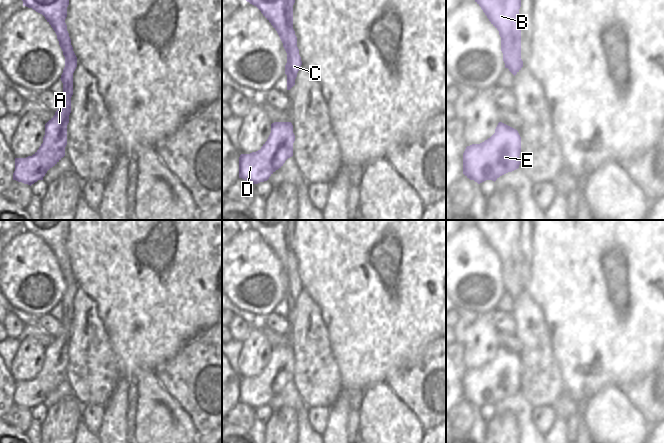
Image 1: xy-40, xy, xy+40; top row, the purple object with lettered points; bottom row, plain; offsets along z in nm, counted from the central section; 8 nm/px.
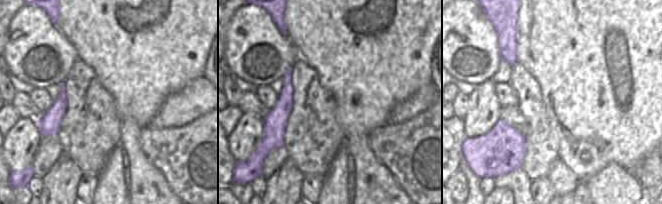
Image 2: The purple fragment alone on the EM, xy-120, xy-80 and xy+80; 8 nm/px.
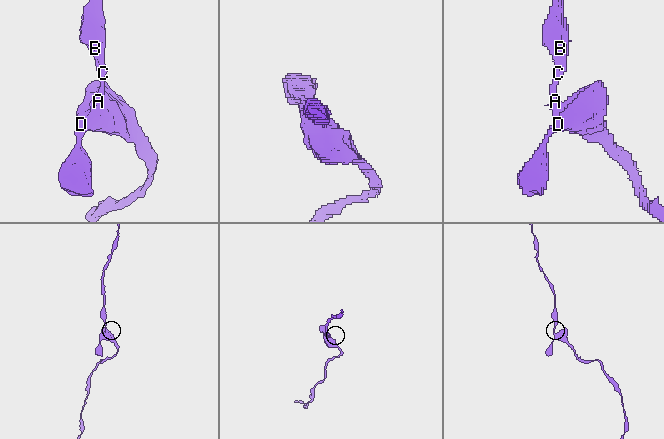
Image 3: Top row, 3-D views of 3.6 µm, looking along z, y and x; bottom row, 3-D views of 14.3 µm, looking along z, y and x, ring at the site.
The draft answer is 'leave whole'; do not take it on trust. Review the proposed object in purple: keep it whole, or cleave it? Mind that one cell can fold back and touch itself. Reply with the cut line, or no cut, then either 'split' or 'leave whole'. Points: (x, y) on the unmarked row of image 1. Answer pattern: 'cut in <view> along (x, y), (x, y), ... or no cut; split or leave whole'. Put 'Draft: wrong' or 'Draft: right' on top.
Draft: right
no cut; leave whole

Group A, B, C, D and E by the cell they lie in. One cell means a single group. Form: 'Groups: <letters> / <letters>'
Groups: A B C D E.

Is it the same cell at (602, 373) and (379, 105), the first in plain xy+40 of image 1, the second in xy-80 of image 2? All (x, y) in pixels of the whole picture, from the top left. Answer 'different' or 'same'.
same

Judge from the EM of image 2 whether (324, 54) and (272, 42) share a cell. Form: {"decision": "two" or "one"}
{"decision": "two"}

